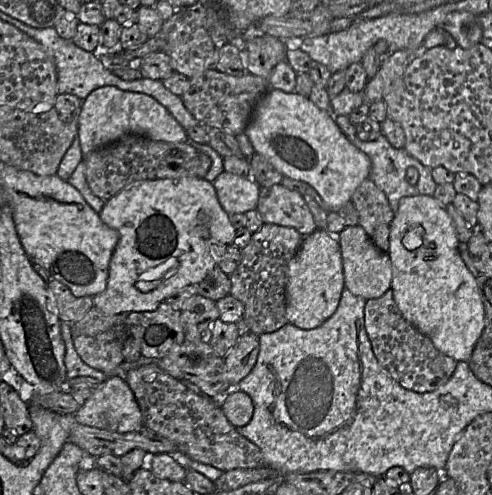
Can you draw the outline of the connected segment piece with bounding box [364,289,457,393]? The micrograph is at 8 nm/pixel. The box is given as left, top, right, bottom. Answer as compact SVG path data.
M391 289L378 298L366 301L364 323L375 357L403 388L418 393L432 392L444 385L454 373L457 361L441 353L429 337L403 317Z

